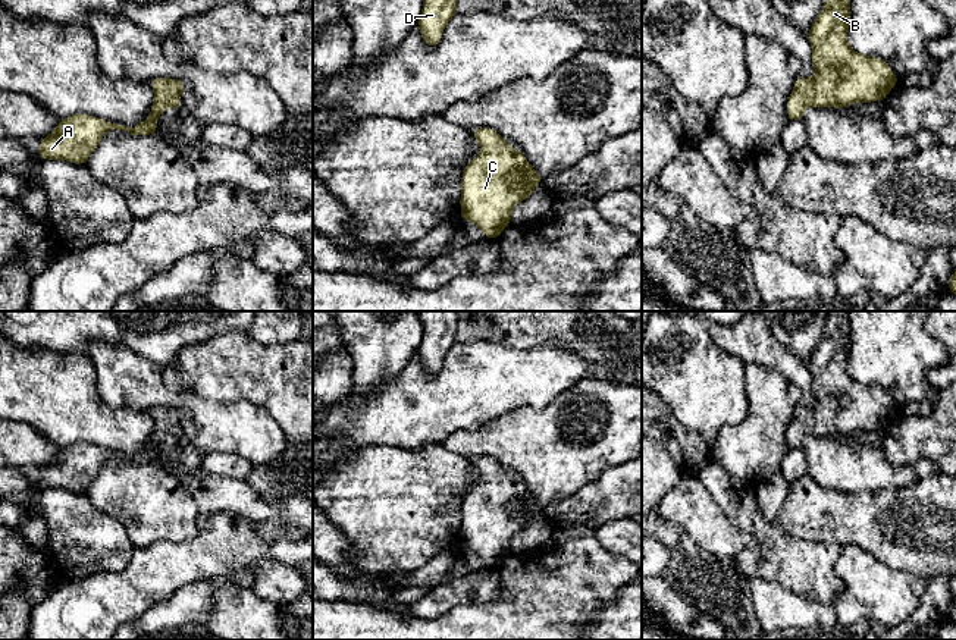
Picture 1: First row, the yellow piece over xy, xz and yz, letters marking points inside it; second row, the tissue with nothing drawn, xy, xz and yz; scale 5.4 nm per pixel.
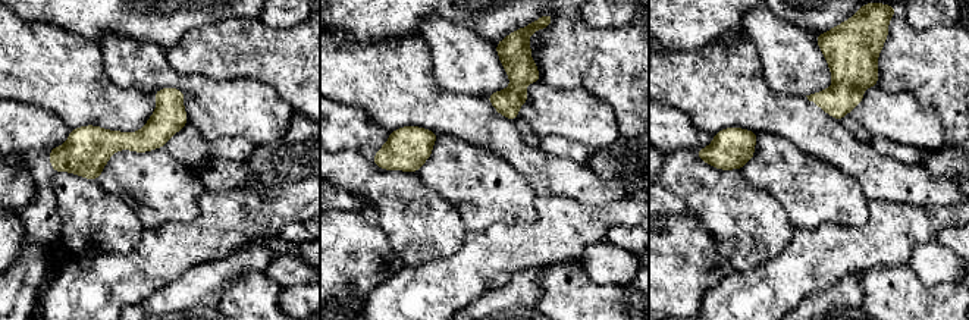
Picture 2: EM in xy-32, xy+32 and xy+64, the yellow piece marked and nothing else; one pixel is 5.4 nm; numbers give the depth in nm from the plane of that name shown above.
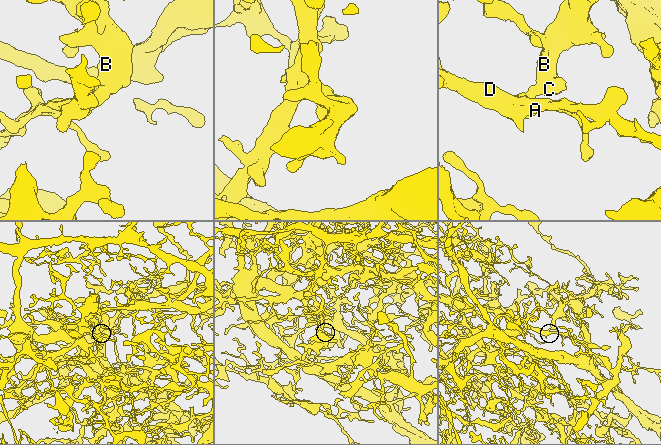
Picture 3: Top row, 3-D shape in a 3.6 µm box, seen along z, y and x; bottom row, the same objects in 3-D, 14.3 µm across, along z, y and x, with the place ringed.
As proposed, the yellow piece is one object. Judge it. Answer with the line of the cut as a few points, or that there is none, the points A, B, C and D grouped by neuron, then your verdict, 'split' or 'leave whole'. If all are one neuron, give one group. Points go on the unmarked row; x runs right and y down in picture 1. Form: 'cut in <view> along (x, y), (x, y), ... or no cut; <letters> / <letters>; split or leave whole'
no cut; A B C D; leave whole

